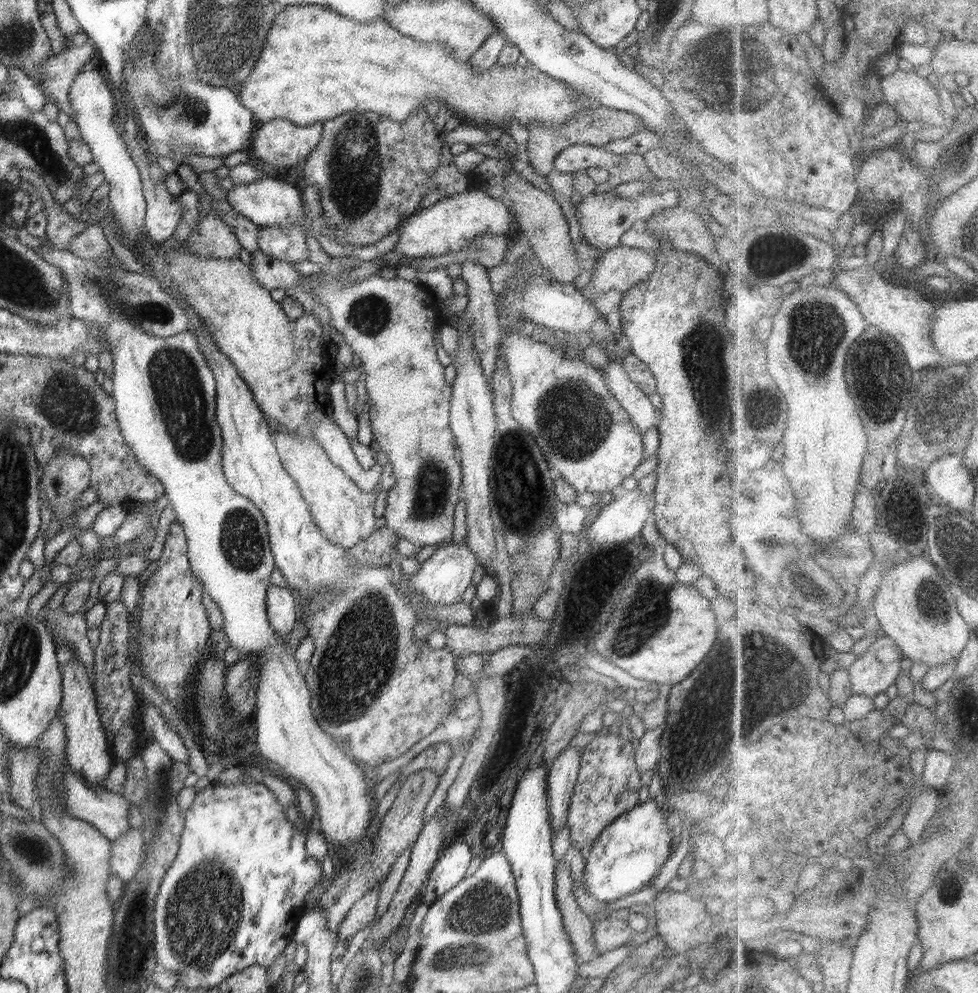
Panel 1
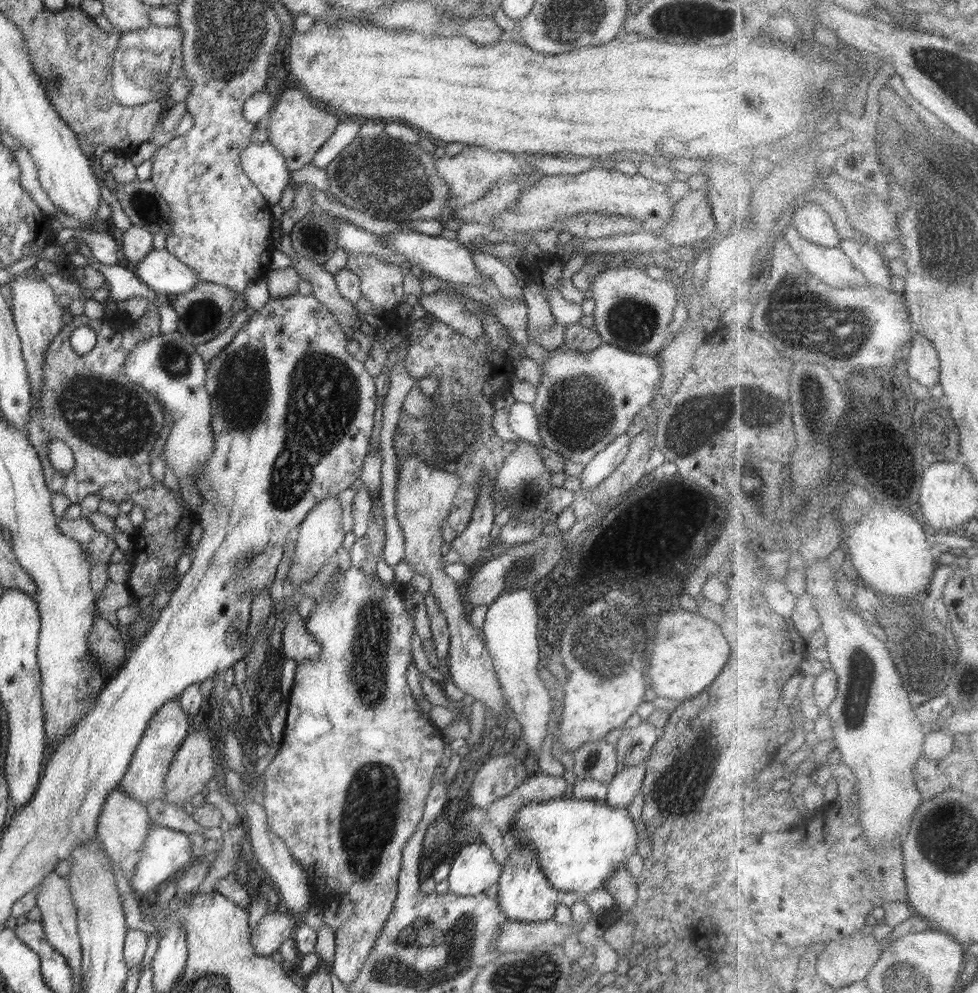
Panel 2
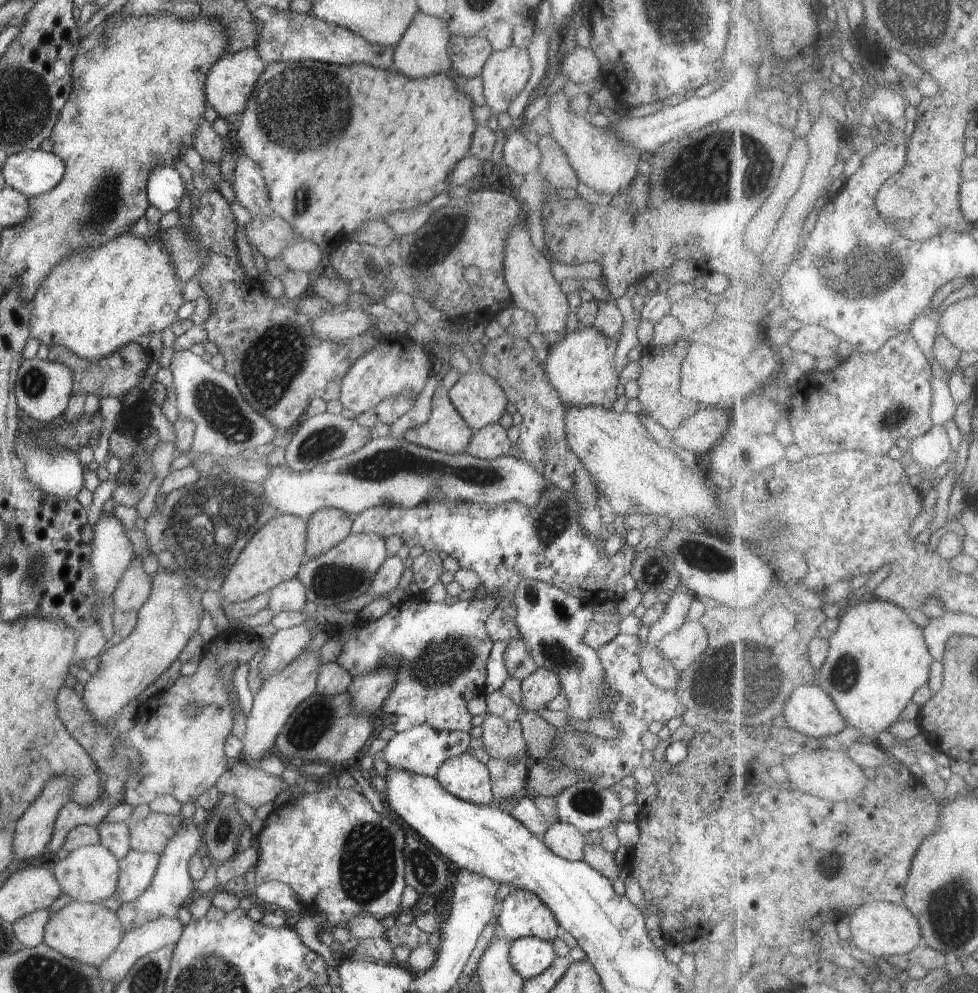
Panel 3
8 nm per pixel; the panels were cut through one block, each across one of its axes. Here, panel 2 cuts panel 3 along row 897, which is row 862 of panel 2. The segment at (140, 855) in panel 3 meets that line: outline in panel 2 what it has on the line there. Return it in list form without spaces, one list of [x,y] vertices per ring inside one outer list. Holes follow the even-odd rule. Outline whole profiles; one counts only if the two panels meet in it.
[[[116,786],[110,794],[106,796],[106,803],[97,821],[97,839],[103,844],[107,856],[122,869],[124,877],[130,881],[135,874],[136,863],[143,856],[147,835],[150,827],[154,824],[147,814],[146,806],[134,800],[122,786]]]

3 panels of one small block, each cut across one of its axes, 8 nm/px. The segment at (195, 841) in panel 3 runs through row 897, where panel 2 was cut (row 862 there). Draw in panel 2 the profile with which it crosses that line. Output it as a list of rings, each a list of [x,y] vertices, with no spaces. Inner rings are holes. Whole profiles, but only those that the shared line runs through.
[[[152,824],[147,835],[143,856],[136,863],[135,874],[129,881],[132,890],[144,897],[152,891],[161,890],[174,877],[179,876],[190,867],[193,860],[193,849],[188,835]],[[189,864],[189,865],[188,865]]]

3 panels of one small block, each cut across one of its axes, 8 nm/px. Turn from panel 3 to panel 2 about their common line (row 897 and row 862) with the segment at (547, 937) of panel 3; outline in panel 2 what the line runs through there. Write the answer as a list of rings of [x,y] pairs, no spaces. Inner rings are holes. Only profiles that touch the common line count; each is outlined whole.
[[[516,843],[511,856],[502,868],[503,872],[498,880],[498,904],[502,914],[510,921],[518,922],[546,922],[552,920],[556,906],[560,902],[561,893],[553,888],[541,872],[540,864],[534,857],[531,847],[524,847]]]

